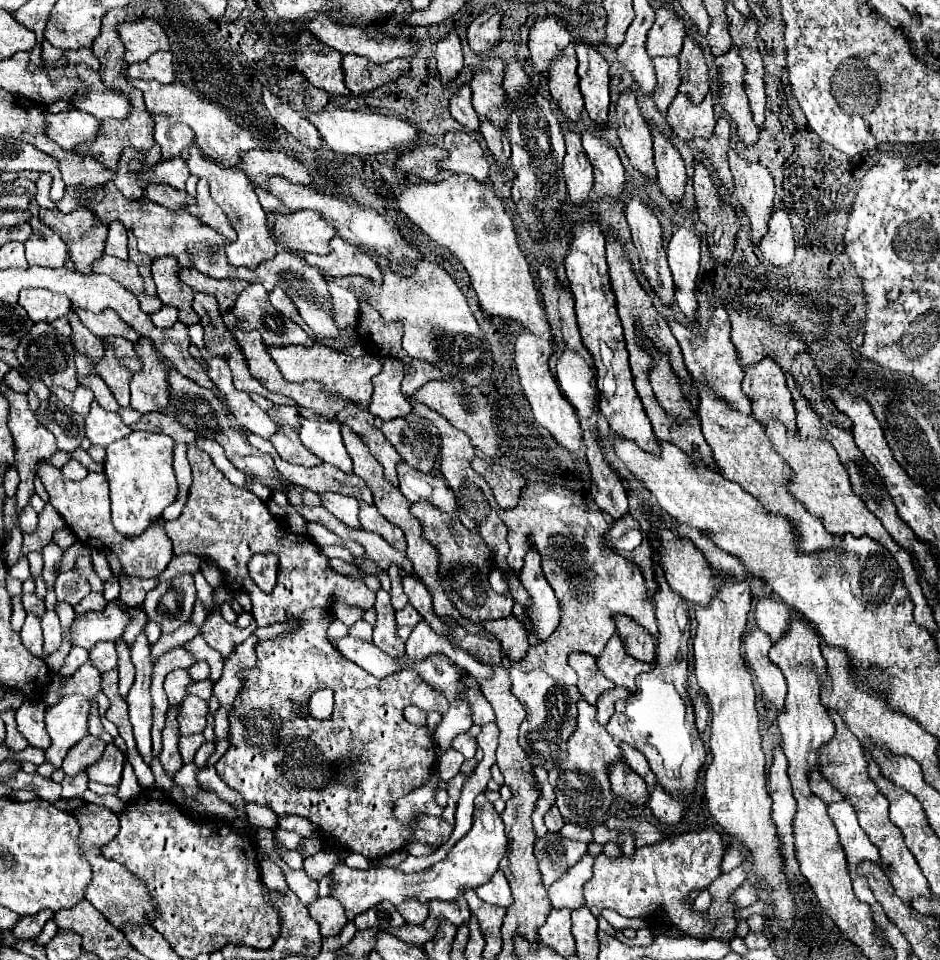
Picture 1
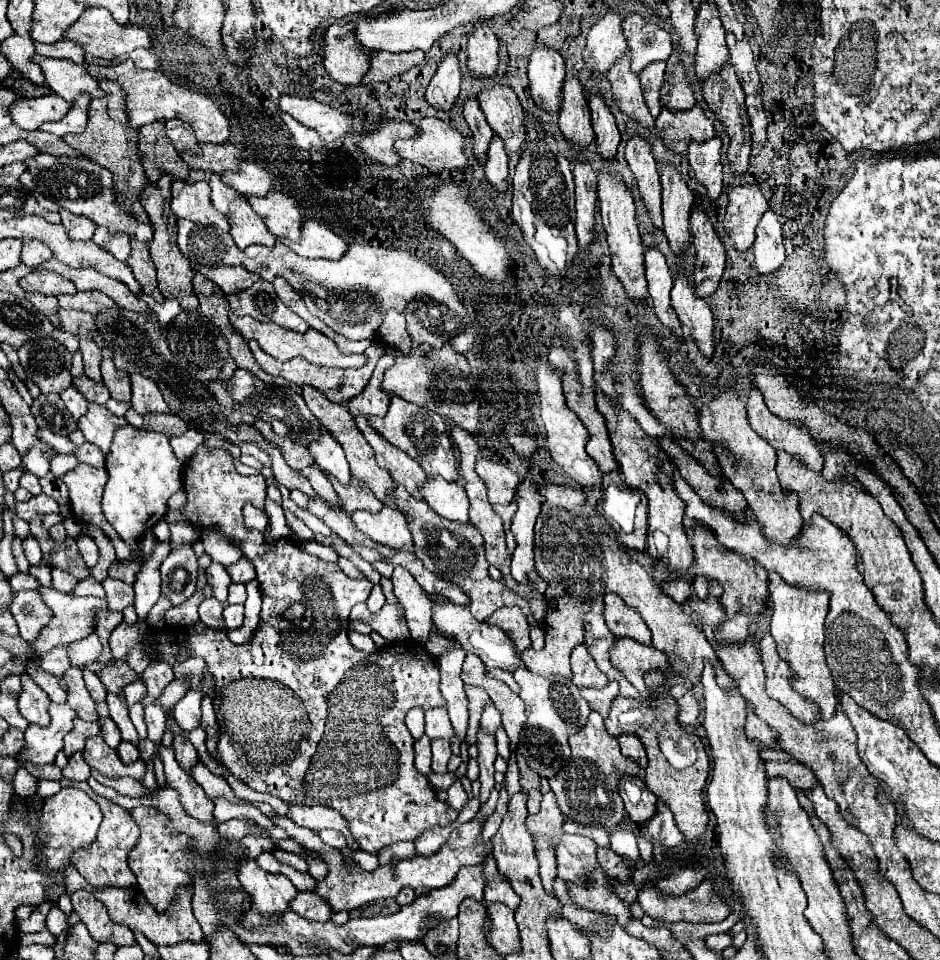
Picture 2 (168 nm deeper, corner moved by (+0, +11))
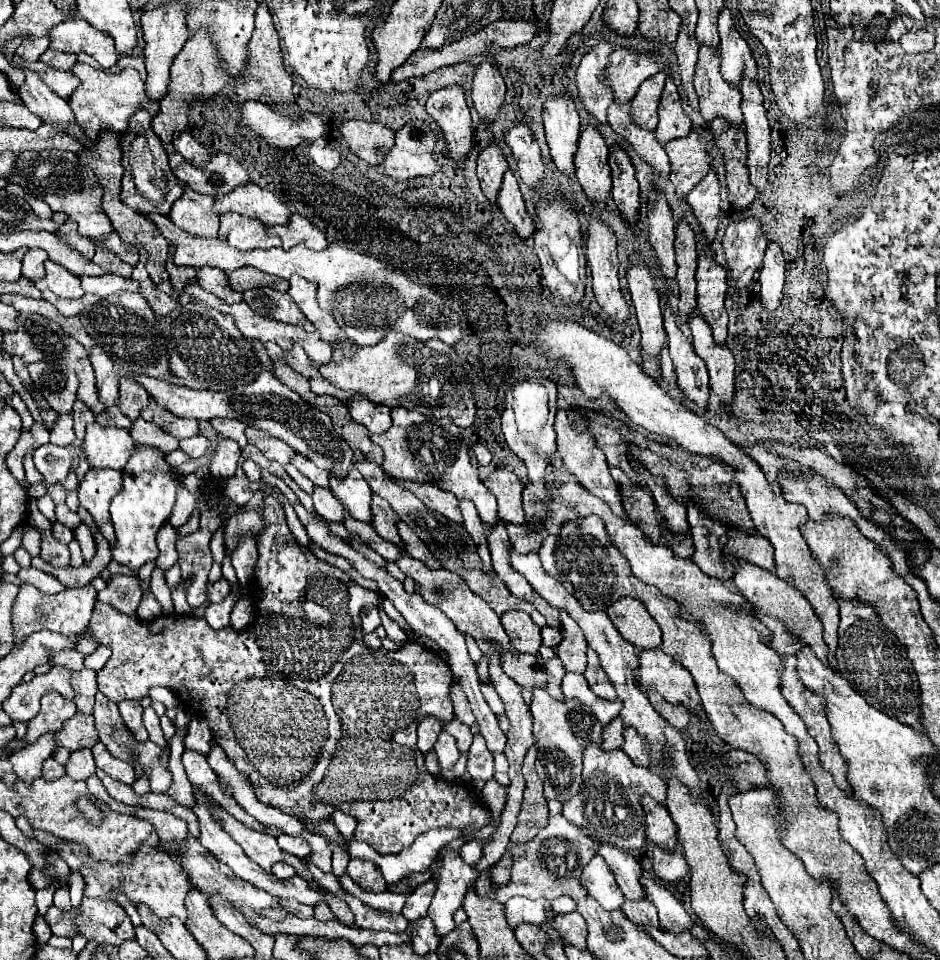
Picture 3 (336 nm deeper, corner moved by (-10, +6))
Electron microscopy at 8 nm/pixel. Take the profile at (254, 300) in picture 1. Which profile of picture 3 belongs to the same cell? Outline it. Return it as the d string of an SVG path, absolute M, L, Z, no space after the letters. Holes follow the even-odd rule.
M255 288L245 292L243 300L259 316L275 318L285 324L295 324L305 332L315 332L315 326L303 316L303 312L297 308L297 304L287 292L275 292L271 288Z

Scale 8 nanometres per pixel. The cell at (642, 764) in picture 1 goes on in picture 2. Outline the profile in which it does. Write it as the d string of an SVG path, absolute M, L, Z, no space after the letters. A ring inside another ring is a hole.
M623 733L617 737L619 745L621 745L621 753L629 759L633 759L641 769L645 769L647 765L647 755L645 755L645 749L643 749L643 743L631 735L631 733Z

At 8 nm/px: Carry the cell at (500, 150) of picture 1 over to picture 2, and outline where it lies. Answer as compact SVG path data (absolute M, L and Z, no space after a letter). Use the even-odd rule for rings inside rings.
M493 137L485 161L485 177L489 185L503 195L507 193L507 161L509 157L505 153L505 147L501 145L501 139Z

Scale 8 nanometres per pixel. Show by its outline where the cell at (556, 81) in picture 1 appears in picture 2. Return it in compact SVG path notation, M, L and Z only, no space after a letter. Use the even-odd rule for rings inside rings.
M567 77L563 85L563 103L559 113L559 129L565 141L571 141L577 147L587 147L593 139L591 111L583 95L583 87L575 77Z

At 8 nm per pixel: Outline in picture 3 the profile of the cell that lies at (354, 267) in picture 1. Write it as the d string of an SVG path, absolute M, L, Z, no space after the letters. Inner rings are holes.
M291 214L289 226L269 226L269 232L279 236L283 240L283 248L287 250L295 244L305 244L313 250L323 250L329 246L325 232L299 214Z

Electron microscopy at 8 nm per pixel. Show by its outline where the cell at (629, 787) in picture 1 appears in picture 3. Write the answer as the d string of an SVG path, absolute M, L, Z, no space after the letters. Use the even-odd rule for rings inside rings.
M645 794L641 797L641 804L645 813L645 822L647 822L647 838L667 850L675 848L677 840L677 826L667 814L667 808L659 802L655 802L651 796Z

